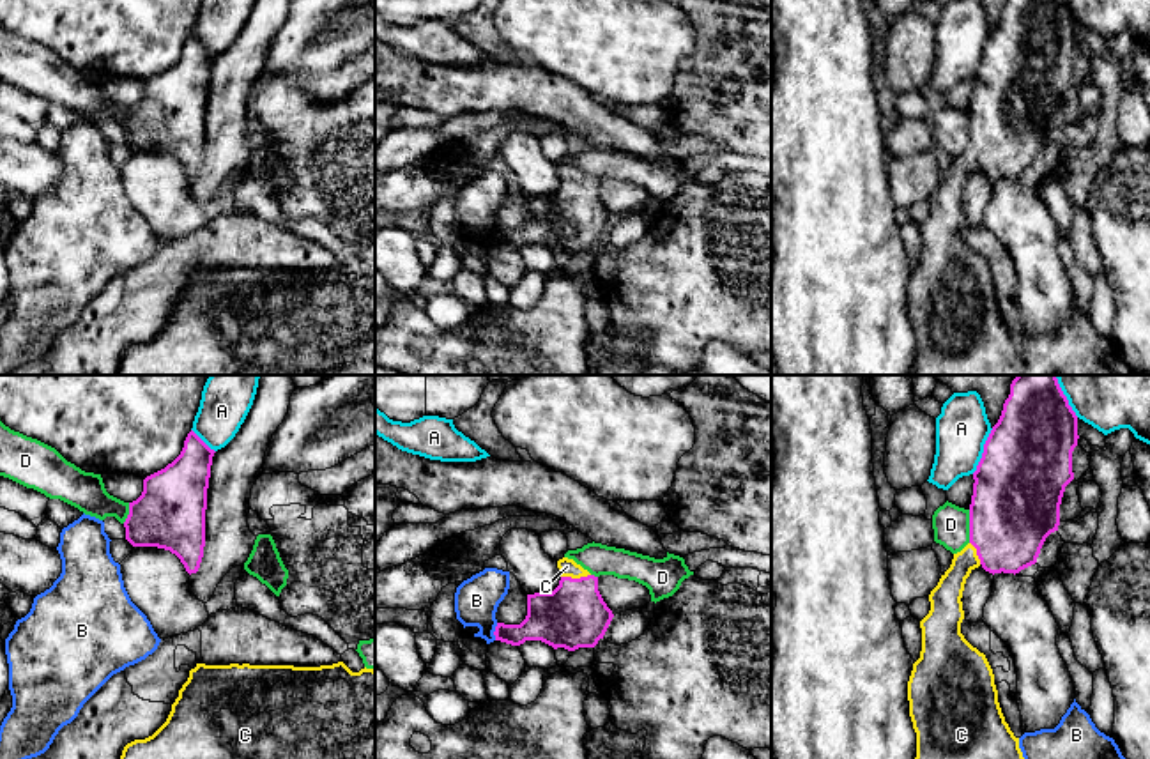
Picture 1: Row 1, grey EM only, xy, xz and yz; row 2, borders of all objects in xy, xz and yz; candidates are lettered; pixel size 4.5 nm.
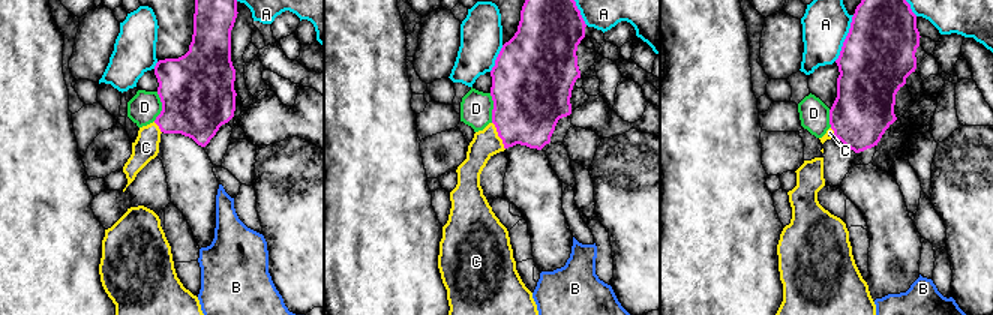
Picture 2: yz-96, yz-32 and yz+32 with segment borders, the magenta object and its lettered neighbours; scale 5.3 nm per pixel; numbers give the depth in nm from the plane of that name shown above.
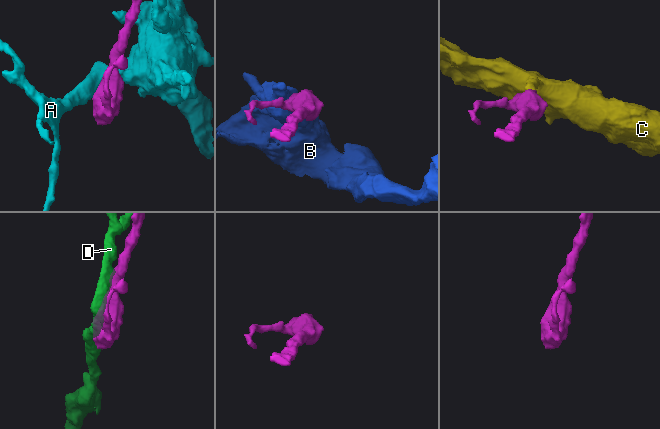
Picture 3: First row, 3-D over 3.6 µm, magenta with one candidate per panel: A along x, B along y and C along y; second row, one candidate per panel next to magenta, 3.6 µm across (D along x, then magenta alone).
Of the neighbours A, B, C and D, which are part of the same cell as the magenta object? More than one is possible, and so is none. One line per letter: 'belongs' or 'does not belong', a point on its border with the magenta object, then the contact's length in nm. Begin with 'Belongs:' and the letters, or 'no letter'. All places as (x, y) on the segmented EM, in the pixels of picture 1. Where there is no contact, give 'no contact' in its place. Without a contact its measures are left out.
Belongs: C
A: does not belong | yz (984, 452) | 220 nm
B: does not belong | xz (494, 632) | 80 nm
C: belongs | xz (575, 579) | 140 nm
D: does not belong | yz (970, 526) | 150 nm

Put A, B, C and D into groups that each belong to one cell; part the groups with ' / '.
A / B / C / D

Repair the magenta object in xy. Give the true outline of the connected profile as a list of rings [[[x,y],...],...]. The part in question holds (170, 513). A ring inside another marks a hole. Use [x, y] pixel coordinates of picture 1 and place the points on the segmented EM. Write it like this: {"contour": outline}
{"contour": [[[193,430],[180,455],[143,479],[142,495],[129,502],[124,522],[133,547],[157,547],[175,554],[196,573],[205,547],[207,488],[214,449]]]}

